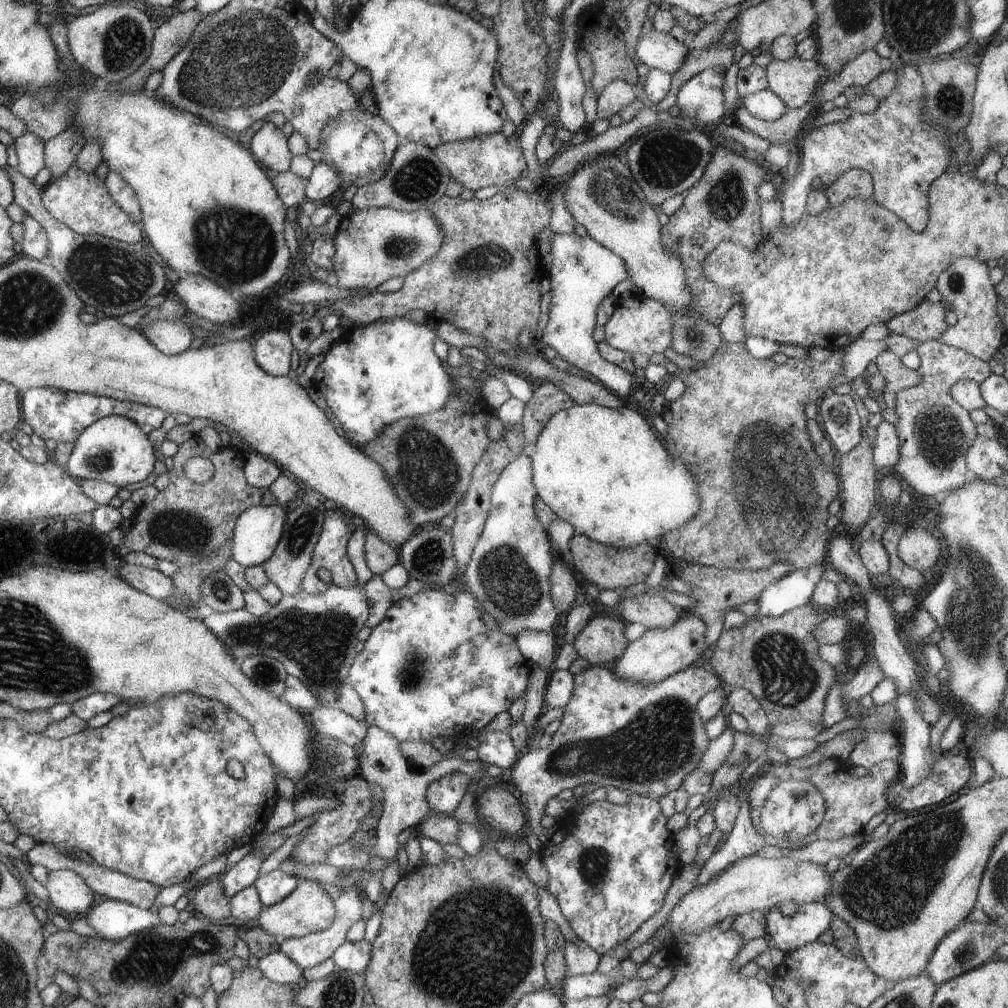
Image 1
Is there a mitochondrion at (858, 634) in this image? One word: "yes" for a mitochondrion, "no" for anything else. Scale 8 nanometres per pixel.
no

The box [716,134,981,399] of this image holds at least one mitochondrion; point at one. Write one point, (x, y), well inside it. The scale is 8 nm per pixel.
(956, 279)

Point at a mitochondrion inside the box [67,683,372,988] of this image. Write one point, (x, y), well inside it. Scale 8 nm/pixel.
(152, 957)

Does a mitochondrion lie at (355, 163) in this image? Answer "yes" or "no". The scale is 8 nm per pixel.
no

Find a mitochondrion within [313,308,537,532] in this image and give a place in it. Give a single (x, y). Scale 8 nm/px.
(429, 472)

